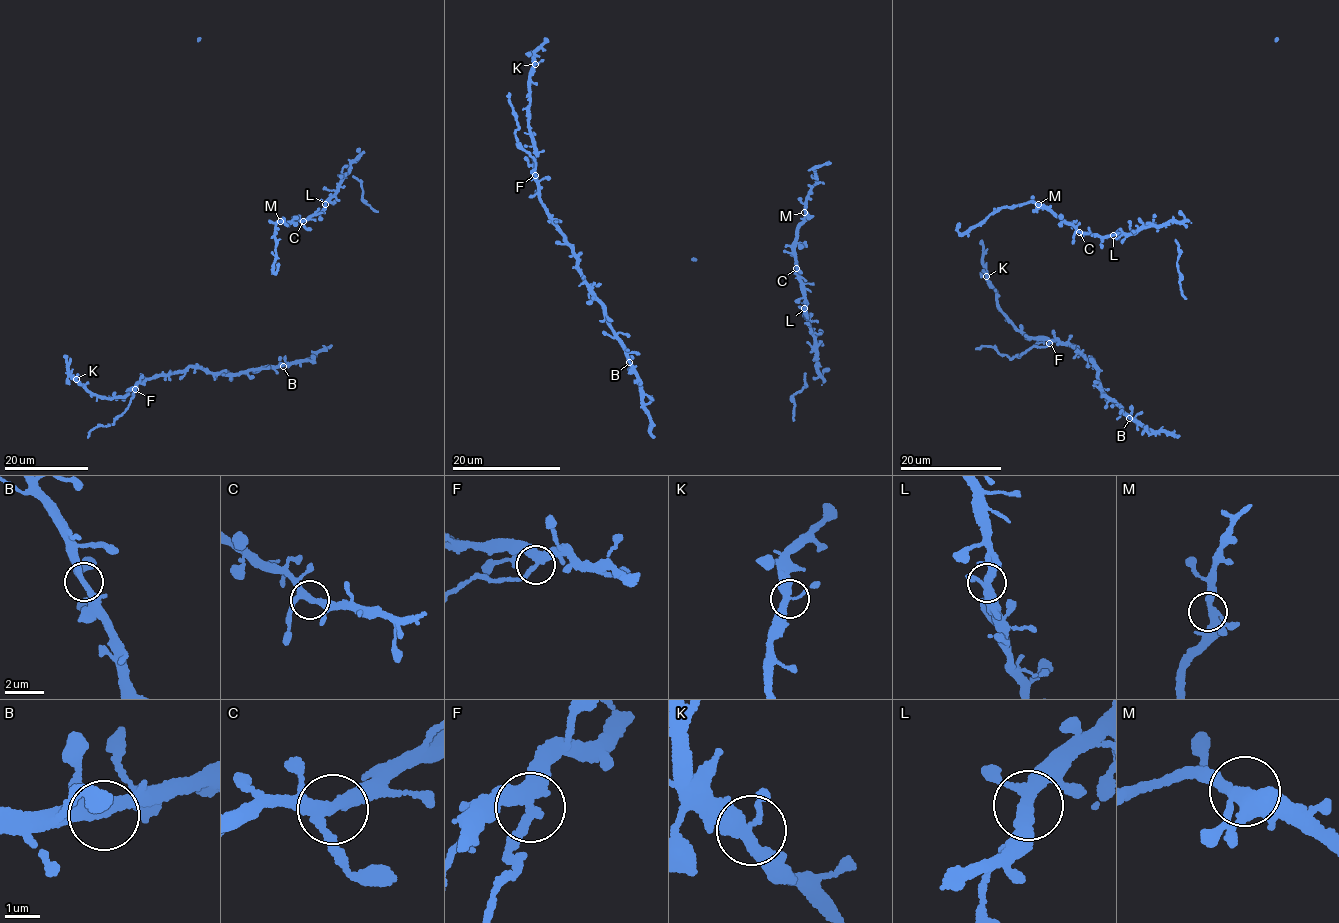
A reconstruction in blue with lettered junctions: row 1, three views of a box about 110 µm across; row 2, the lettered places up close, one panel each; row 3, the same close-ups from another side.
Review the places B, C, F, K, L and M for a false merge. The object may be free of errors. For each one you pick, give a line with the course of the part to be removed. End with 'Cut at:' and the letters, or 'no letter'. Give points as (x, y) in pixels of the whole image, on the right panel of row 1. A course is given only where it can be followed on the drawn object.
F: course (1049, 343), (1044, 347), (1033, 345), (1011, 358), (998, 354), (988, 346), (981, 345), (976, 349)
Cut at: F

